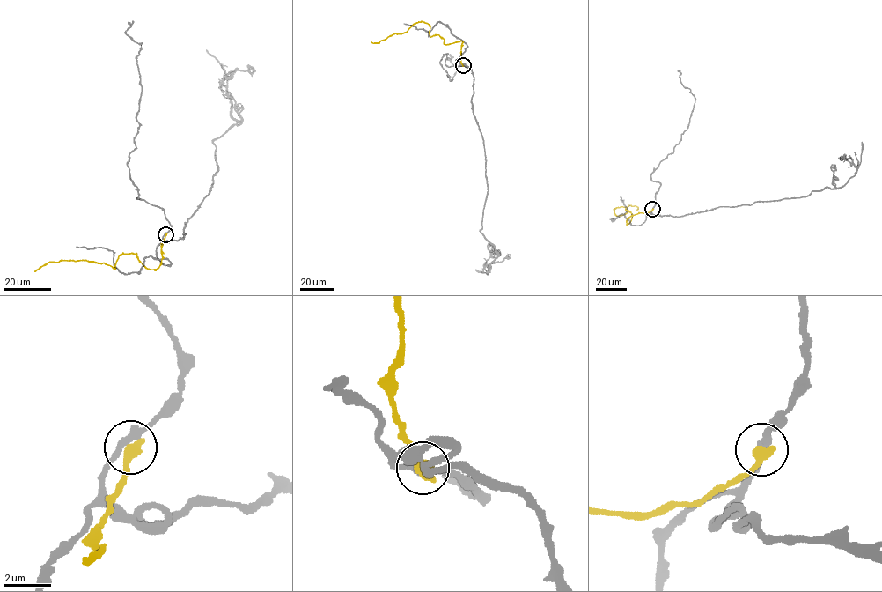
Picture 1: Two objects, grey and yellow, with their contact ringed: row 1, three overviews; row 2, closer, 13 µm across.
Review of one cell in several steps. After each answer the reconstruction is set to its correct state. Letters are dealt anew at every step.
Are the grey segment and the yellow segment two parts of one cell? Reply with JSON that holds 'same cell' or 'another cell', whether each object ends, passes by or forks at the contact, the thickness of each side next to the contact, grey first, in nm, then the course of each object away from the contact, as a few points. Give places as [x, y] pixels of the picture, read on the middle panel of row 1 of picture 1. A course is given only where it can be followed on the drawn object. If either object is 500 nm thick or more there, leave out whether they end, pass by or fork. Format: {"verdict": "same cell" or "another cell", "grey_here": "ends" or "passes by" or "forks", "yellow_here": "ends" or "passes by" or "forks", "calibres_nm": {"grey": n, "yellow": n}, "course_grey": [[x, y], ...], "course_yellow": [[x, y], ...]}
{"verdict": "another cell", "calibres_nm": {"grey": 320, "yellow": 500}, "course_grey": [[463, 65], [474, 78], [472, 108], [486, 161], [480, 230], [497, 257], [487, 272], [485, 267], [508, 254]], "course_yellow": [[463, 65], [462, 41], [444, 44], [438, 34], [429, 36], [429, 26], [422, 21], [401, 33], [371, 41]]}

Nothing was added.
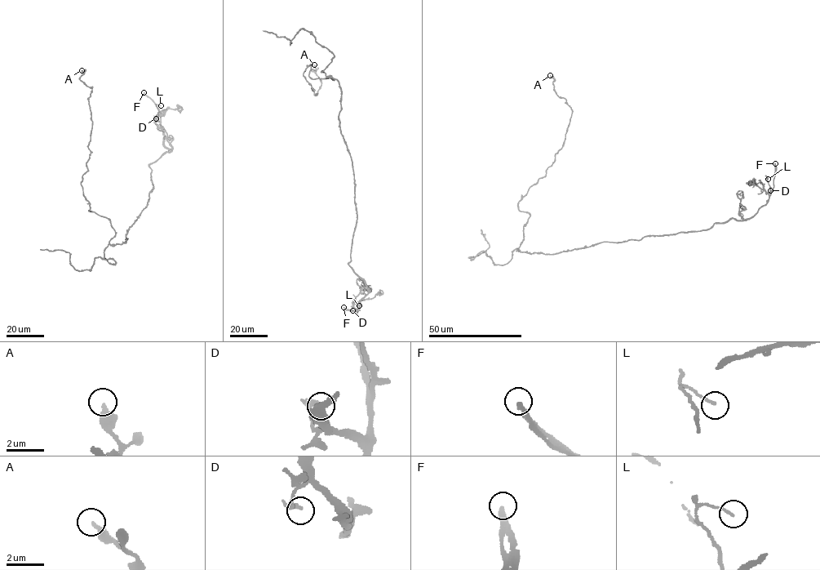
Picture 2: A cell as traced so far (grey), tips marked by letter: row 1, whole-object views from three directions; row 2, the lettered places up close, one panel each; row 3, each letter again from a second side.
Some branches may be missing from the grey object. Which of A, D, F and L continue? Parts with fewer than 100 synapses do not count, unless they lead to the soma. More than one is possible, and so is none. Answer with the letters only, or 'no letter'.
F

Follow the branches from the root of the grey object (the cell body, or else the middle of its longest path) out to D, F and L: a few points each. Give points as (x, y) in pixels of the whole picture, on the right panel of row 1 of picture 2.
D: (558, 252), (605, 242), (706, 230), (732, 218), (750, 219), (767, 202), (767, 193), (770, 190)
F: (558, 252), (605, 242), (706, 230), (732, 218), (750, 219), (768, 200), (773, 186), (775, 163)
L: (558, 252), (605, 242), (706, 230), (732, 218), (750, 219), (768, 200), (771, 192), (768, 179)

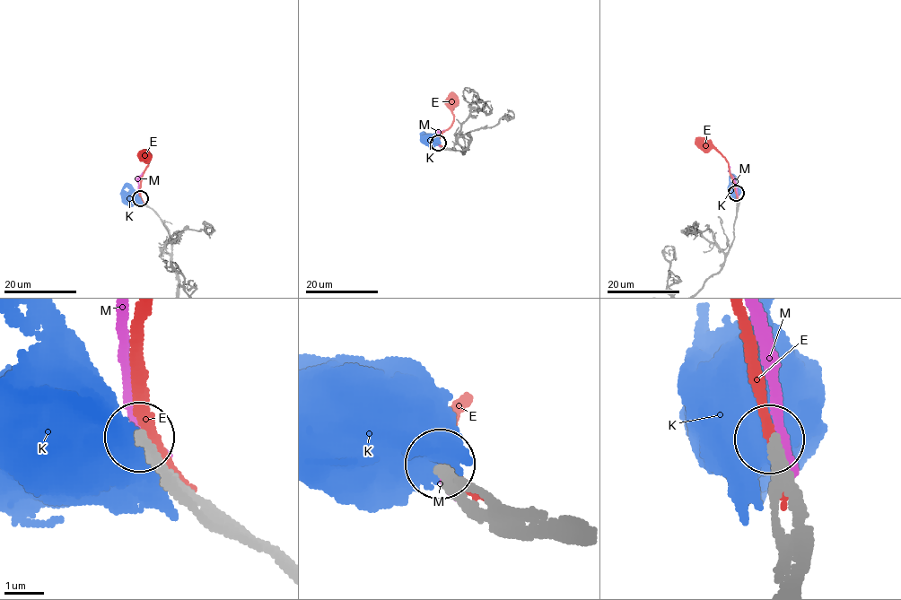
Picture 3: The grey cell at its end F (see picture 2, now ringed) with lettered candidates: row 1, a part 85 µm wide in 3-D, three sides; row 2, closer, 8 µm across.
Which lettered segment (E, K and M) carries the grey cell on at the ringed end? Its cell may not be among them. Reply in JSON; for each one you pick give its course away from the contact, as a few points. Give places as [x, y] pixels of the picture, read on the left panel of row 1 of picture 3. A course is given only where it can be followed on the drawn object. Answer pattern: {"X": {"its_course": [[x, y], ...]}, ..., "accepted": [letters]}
{"accepted": []}

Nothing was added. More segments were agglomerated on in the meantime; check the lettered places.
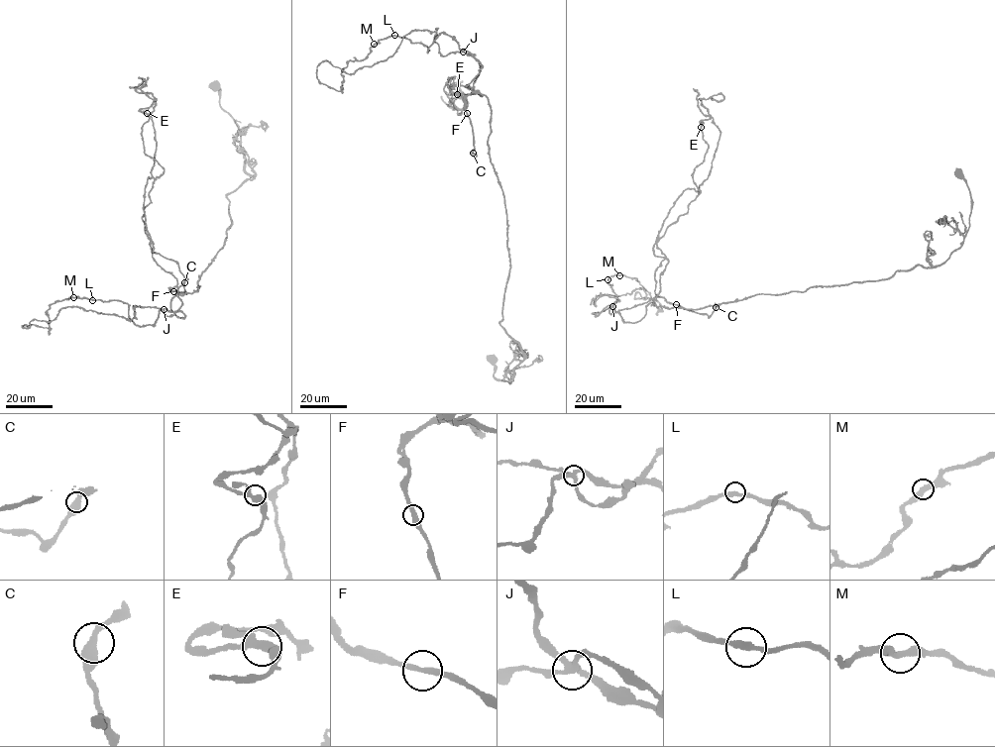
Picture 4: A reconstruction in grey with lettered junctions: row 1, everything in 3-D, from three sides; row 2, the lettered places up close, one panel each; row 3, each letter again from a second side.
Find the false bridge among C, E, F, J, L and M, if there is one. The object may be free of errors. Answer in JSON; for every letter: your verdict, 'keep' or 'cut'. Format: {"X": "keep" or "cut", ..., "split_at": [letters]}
{"C": "keep", "E": "keep", "F": "keep", "J": "cut", "L": "keep", "M": "keep", "split_at": ["J"]}

